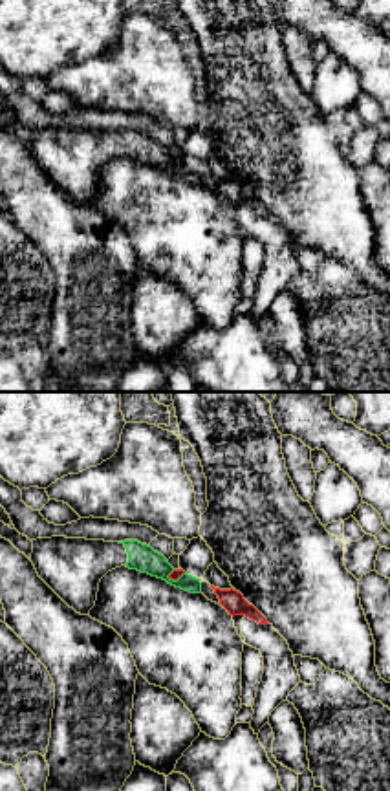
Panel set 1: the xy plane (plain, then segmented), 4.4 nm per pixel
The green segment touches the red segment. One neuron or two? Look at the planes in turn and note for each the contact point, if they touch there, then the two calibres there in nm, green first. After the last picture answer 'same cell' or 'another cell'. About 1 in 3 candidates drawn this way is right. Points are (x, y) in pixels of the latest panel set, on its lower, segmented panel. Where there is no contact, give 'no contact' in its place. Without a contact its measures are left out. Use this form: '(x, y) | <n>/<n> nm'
(174, 581) | 120/50 nm

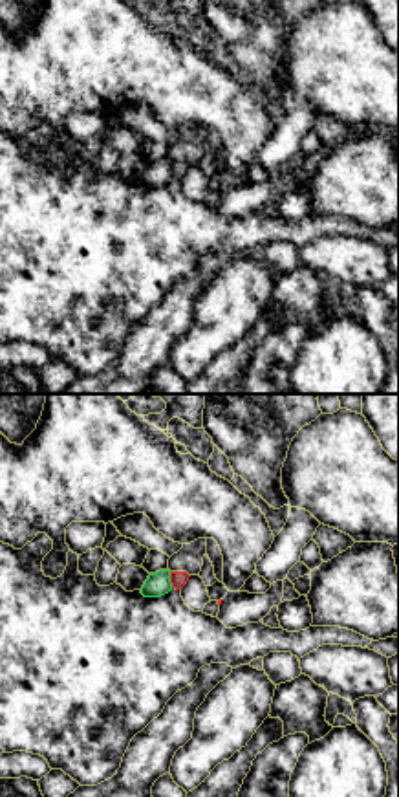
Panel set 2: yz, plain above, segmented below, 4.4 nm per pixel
(169, 579) | 100/70 nm

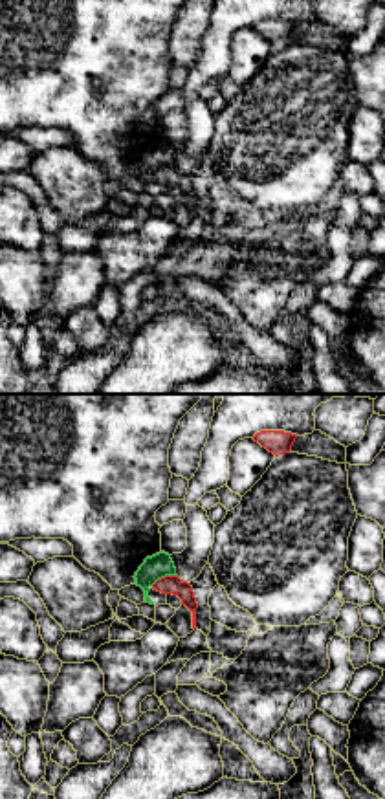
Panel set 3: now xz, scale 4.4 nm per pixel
(162, 576) | 110/80 nm

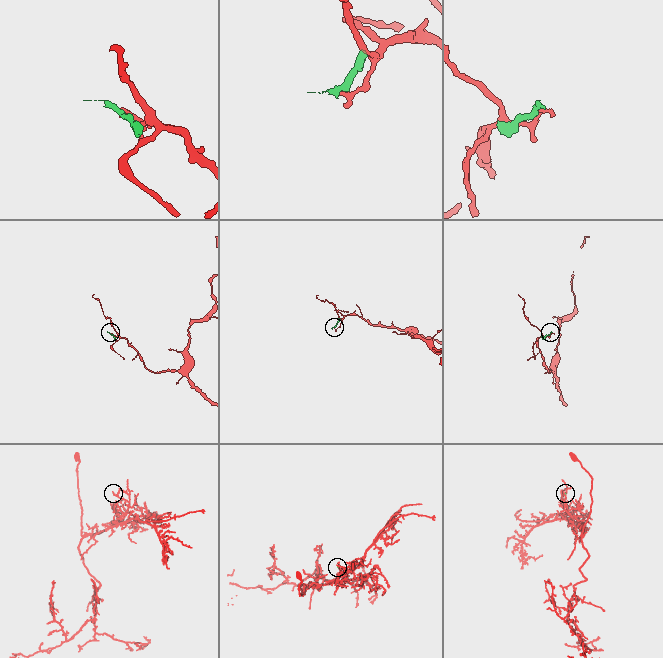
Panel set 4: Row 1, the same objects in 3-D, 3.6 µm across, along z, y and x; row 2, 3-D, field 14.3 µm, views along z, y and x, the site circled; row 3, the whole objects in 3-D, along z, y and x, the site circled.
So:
another cell

